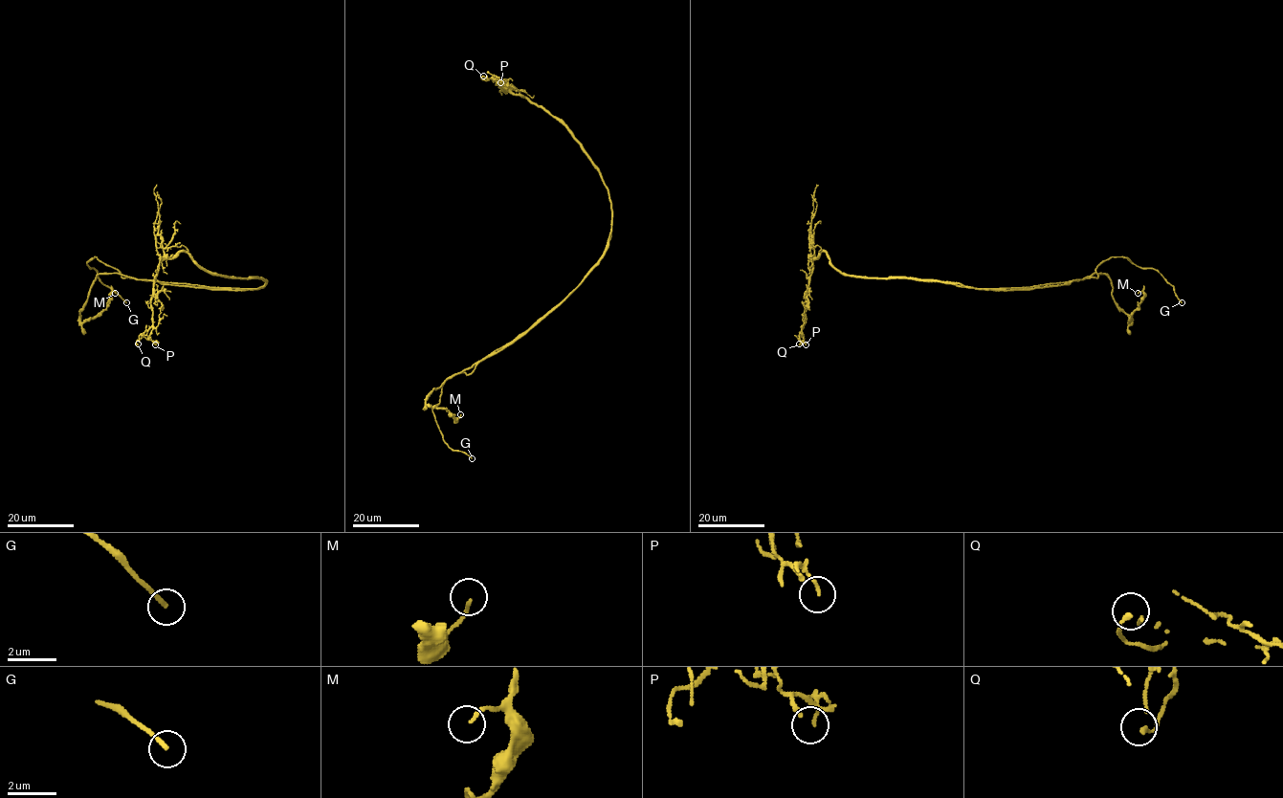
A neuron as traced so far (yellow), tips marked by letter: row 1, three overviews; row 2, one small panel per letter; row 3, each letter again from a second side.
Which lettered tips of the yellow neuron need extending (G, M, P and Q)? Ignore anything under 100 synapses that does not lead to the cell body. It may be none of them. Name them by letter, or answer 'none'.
G

